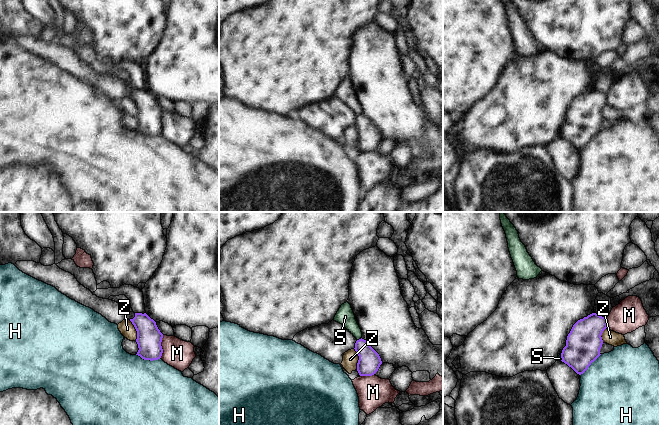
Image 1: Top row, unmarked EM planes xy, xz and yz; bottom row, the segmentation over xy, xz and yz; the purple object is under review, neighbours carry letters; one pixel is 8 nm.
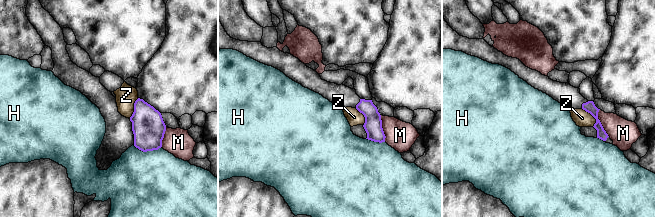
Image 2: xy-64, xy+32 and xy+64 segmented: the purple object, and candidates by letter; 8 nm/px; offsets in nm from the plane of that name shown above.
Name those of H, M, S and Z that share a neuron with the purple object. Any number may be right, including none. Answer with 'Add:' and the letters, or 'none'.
Add: none

